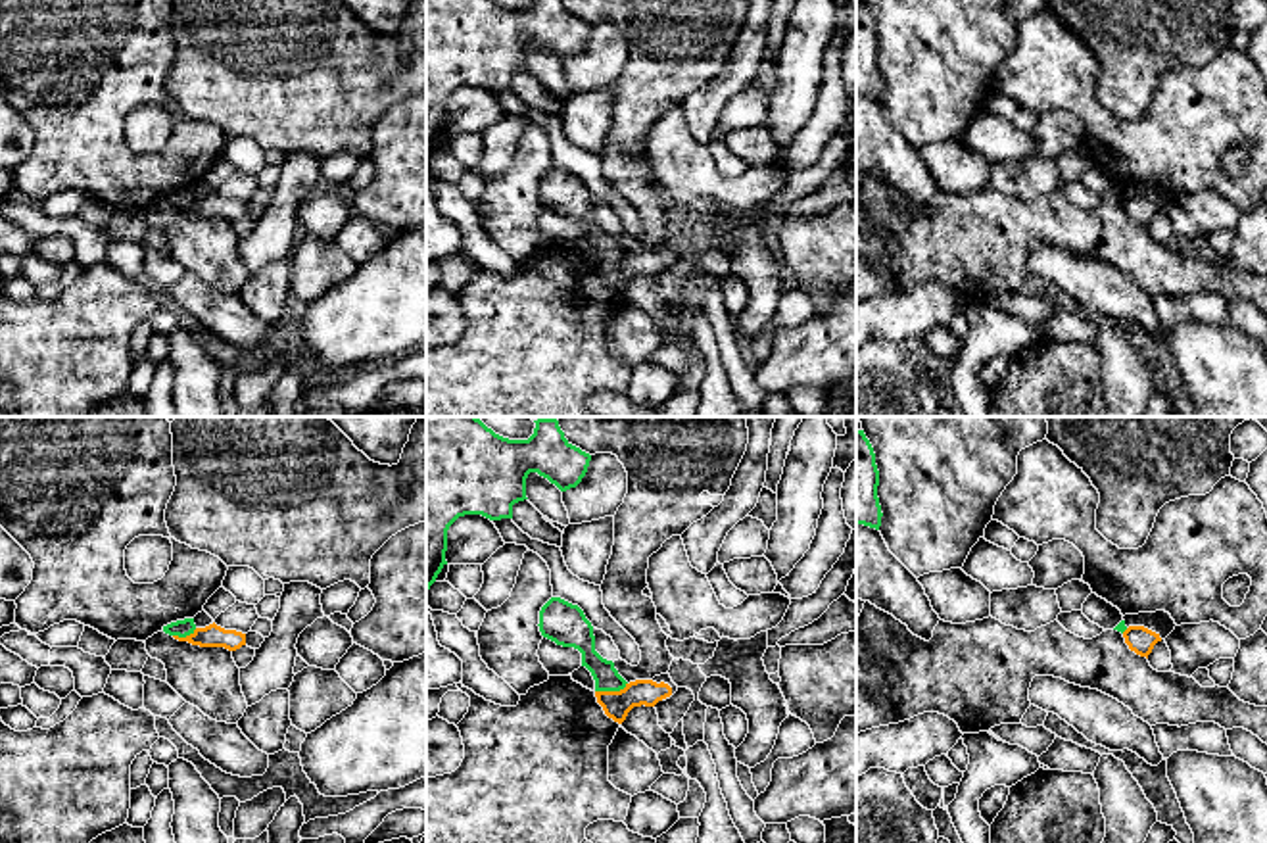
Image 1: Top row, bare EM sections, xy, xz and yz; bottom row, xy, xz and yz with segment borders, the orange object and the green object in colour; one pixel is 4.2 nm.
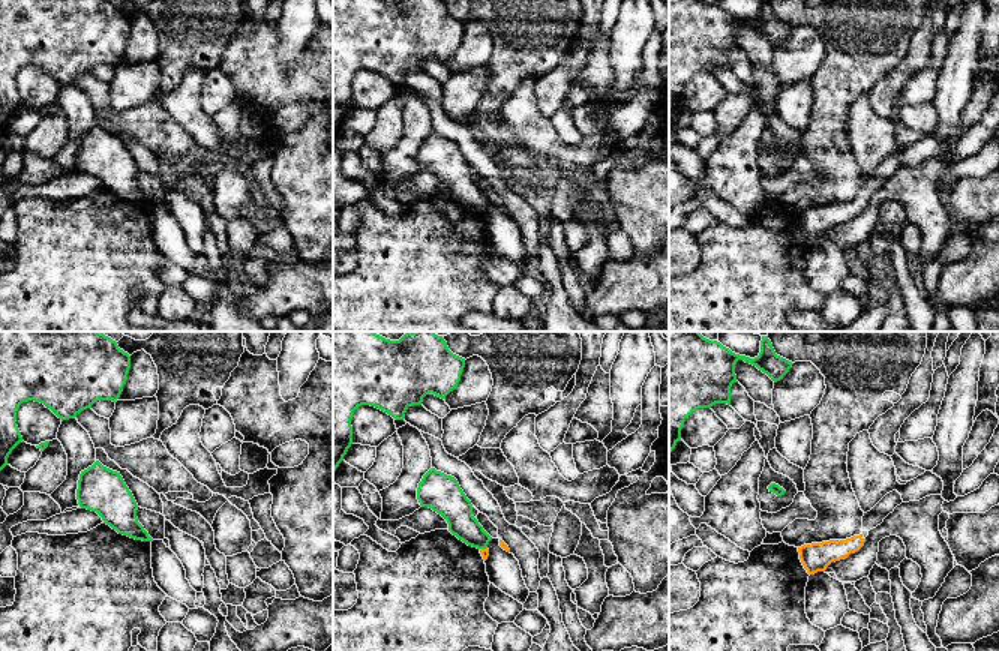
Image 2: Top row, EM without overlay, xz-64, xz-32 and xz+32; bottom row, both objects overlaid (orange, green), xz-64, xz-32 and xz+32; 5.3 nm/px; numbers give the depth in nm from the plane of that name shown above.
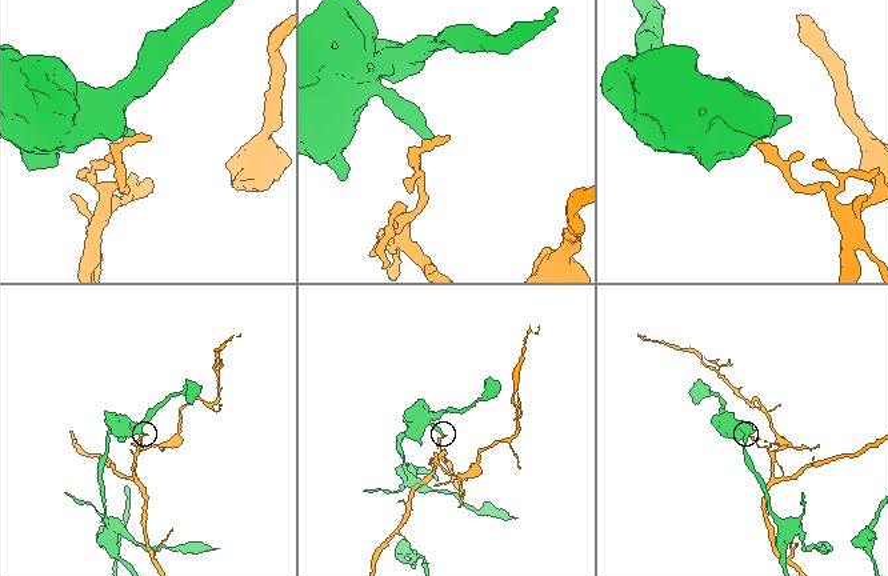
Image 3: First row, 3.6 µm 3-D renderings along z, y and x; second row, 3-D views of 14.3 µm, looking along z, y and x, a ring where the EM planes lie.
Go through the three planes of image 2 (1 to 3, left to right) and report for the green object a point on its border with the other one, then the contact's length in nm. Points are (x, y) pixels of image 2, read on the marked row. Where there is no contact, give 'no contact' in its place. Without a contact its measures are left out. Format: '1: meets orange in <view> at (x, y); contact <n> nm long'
1: no contact
2: meets orange in xz-32 at (483, 549); contact 40 nm long
3: no contact

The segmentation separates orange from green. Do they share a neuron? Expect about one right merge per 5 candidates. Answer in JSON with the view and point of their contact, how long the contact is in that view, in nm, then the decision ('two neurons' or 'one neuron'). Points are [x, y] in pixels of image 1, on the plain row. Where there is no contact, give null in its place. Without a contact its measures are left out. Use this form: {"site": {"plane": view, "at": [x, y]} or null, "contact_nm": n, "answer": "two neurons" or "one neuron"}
{"site": {"plane": "xz", "at": [611, 262]}, "contact_nm": 140, "answer": "two neurons"}

